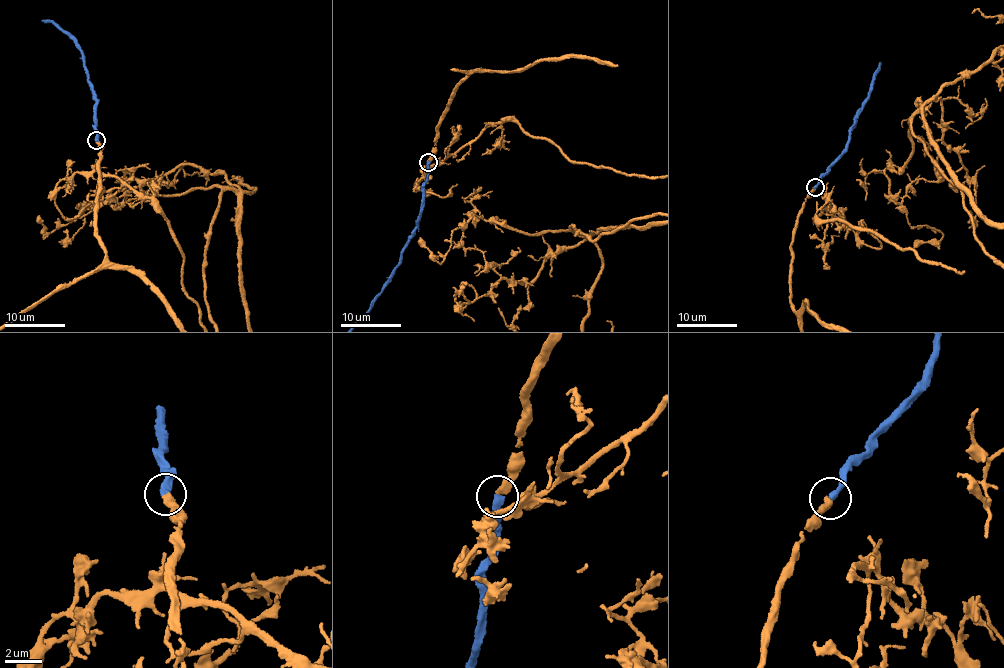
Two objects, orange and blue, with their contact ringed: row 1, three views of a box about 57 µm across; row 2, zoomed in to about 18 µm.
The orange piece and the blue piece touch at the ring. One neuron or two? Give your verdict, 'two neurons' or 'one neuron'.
one neuron

